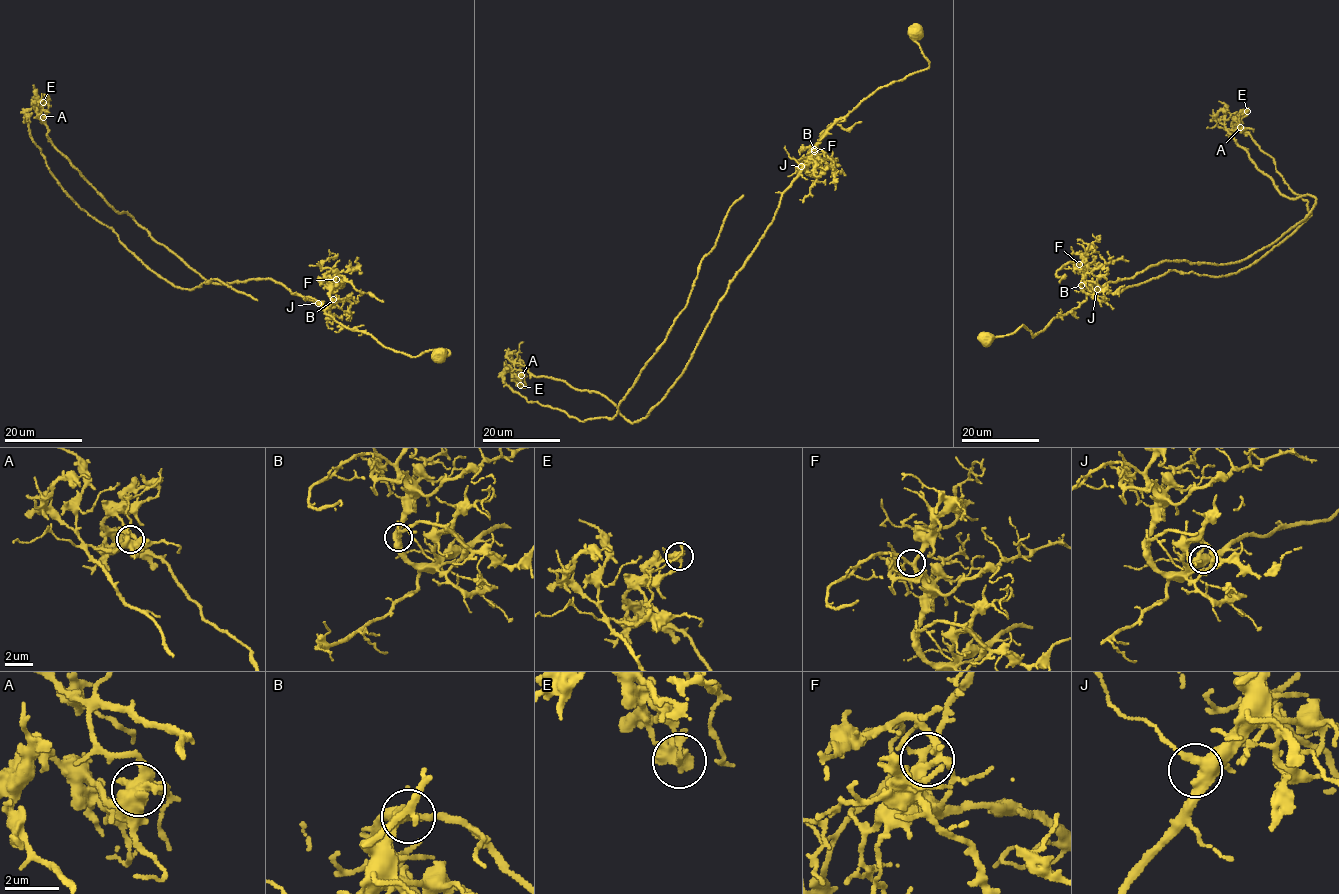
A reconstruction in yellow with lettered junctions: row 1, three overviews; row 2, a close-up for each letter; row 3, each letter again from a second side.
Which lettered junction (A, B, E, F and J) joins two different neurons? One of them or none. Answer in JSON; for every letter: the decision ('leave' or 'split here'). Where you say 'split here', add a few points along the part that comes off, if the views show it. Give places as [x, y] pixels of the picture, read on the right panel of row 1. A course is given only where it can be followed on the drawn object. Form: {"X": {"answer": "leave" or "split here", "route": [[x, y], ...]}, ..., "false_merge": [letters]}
{"A": {"answer": "leave"}, "B": {"answer": "leave"}, "E": {"answer": "split here", "route": [[1247, 111], [1232, 123], [1273, 158], [1311, 215], [1236, 273], [1169, 269], [1118, 294]]}, "F": {"answer": "leave"}, "J": {"answer": "leave"}, "false_merge": ["E"]}

